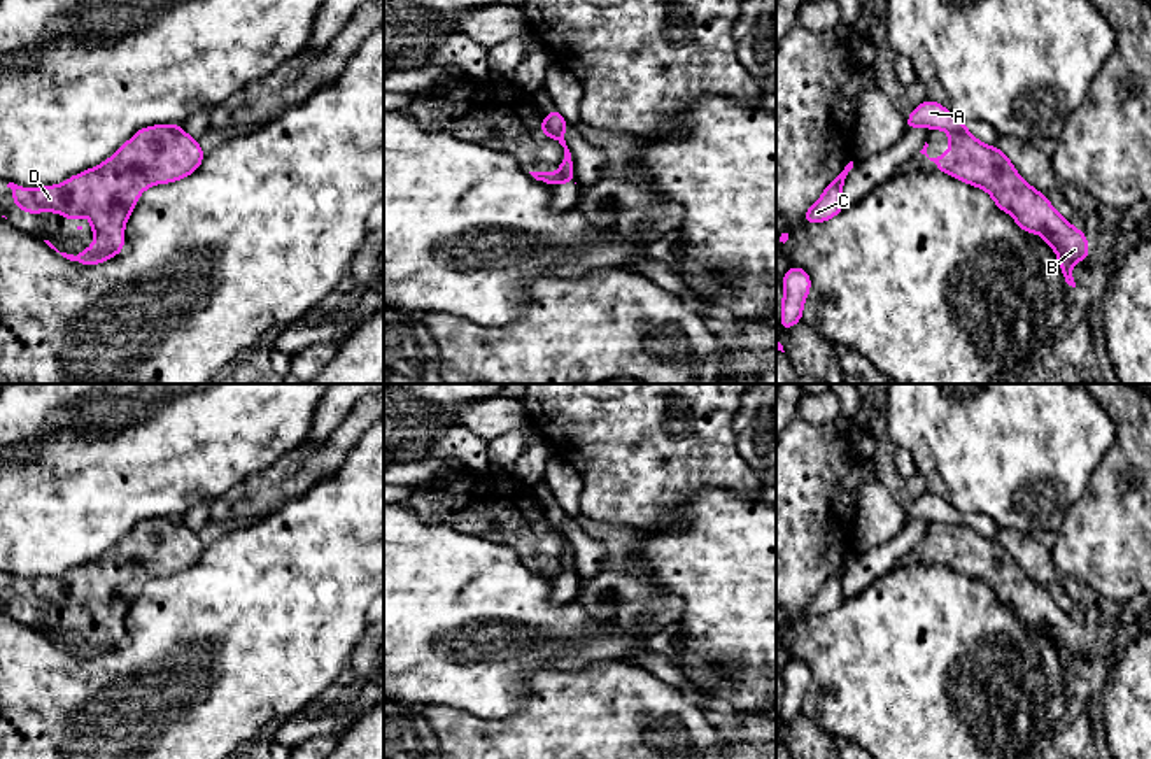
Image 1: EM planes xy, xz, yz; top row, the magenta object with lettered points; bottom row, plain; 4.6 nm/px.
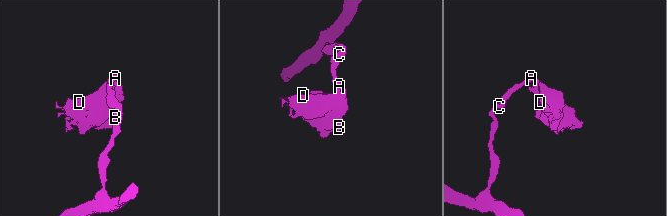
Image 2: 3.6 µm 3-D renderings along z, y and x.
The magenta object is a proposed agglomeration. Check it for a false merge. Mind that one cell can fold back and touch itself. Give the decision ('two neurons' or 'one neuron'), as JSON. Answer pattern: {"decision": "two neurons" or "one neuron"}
{"decision": "two neurons"}

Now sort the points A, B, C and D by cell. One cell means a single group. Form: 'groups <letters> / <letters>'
groups A C / B D

